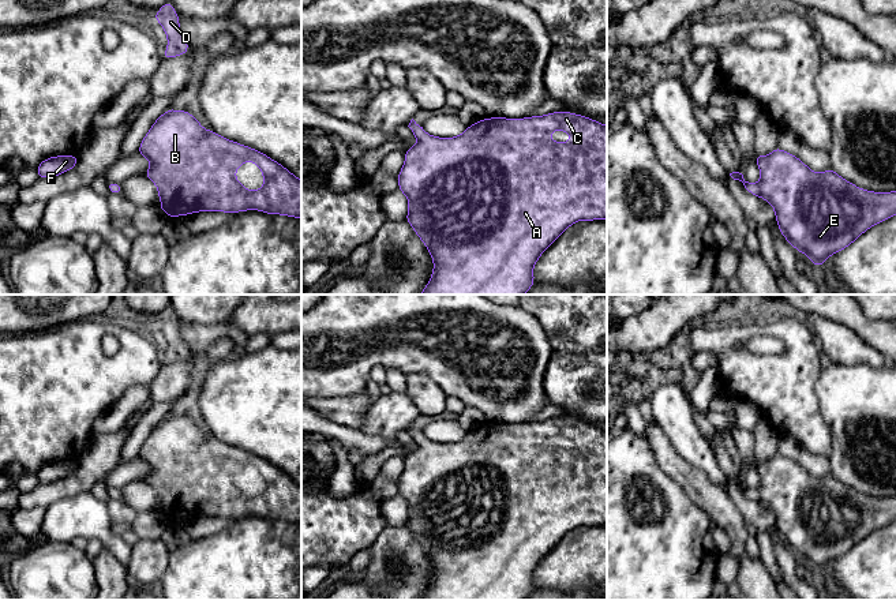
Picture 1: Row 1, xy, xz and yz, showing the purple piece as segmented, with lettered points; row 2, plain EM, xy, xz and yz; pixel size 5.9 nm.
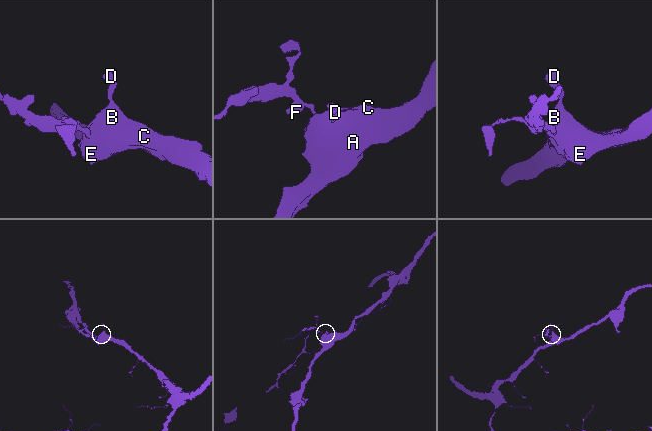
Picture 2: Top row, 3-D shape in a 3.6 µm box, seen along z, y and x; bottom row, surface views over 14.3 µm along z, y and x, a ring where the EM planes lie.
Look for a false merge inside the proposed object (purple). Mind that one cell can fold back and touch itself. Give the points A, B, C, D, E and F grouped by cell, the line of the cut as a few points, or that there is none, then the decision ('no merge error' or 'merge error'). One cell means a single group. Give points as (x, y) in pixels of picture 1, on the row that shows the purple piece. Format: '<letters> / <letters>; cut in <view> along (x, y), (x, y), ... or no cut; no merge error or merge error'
A B C D E F; no cut; no merge error

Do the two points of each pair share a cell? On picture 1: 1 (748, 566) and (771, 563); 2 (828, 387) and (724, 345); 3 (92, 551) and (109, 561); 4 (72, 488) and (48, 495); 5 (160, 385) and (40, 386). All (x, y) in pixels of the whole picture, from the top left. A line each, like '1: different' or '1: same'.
1: different
2: different
3: different
4: same
5: different

